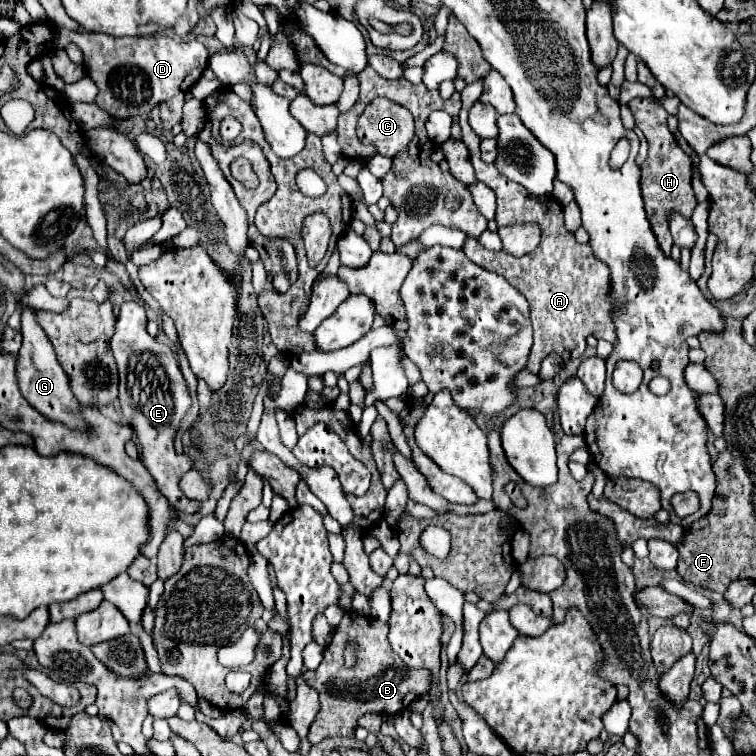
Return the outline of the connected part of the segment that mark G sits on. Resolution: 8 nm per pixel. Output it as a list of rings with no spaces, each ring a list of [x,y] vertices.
[[[31,308],[23,310],[21,332],[23,332],[23,346],[21,346],[19,354],[17,354],[19,358],[17,358],[15,374],[17,374],[17,382],[19,382],[19,390],[21,390],[23,398],[37,412],[41,412],[45,418],[61,422],[71,430],[87,432],[89,426],[85,424],[85,420],[81,416],[81,410],[79,410],[79,404],[77,404],[75,396],[73,396],[73,392],[69,388],[69,378],[65,376],[65,372],[61,372],[61,366],[57,364],[53,346],[49,344],[49,338],[45,336],[43,328],[37,324],[35,312]]]

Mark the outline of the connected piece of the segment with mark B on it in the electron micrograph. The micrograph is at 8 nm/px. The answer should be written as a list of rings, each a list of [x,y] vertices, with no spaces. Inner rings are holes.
[[[351,610],[335,628],[333,642],[325,648],[319,668],[303,672],[307,684],[319,692],[321,702],[321,710],[309,728],[309,740],[313,744],[327,736],[353,736],[359,716],[375,710],[377,714],[397,714],[429,690],[429,672],[407,668],[405,662],[391,650],[387,632],[389,626],[385,622]],[[347,640],[357,644],[355,668],[343,666],[343,650]]]

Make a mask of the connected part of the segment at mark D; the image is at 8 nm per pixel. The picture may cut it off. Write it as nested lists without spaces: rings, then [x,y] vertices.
[[[67,28],[55,30],[55,46],[77,44],[85,54],[85,72],[97,84],[97,106],[107,108],[111,116],[131,118],[149,114],[159,102],[173,98],[179,92],[189,92],[201,78],[207,66],[207,48],[199,40],[179,42],[167,36],[137,36],[137,38],[111,38],[93,32],[75,32]]]

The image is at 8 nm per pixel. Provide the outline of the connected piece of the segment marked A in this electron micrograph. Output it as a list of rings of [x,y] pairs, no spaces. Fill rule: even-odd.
[[[483,82],[467,84],[461,92],[463,108],[459,112],[459,124],[463,130],[463,144],[469,150],[471,164],[475,166],[477,180],[485,182],[493,192],[497,194],[497,224],[525,224],[525,222],[537,222],[541,226],[541,244],[535,252],[525,254],[521,258],[503,254],[503,252],[489,252],[473,238],[467,238],[463,252],[479,264],[481,268],[487,268],[491,272],[501,274],[513,288],[517,288],[529,302],[531,310],[531,322],[533,322],[533,348],[529,354],[527,370],[539,372],[539,364],[545,356],[551,352],[559,354],[565,362],[583,356],[585,352],[585,338],[593,334],[595,338],[603,338],[611,344],[617,342],[615,324],[613,324],[613,310],[615,310],[615,298],[611,296],[611,278],[609,268],[601,264],[599,258],[595,258],[589,244],[579,244],[571,232],[563,226],[563,210],[561,204],[553,196],[533,196],[521,184],[513,180],[505,180],[493,164],[485,164],[481,160],[481,152],[477,148],[479,138],[473,132],[473,128],[467,122],[467,112],[473,106],[473,102],[479,100],[483,92]]]

